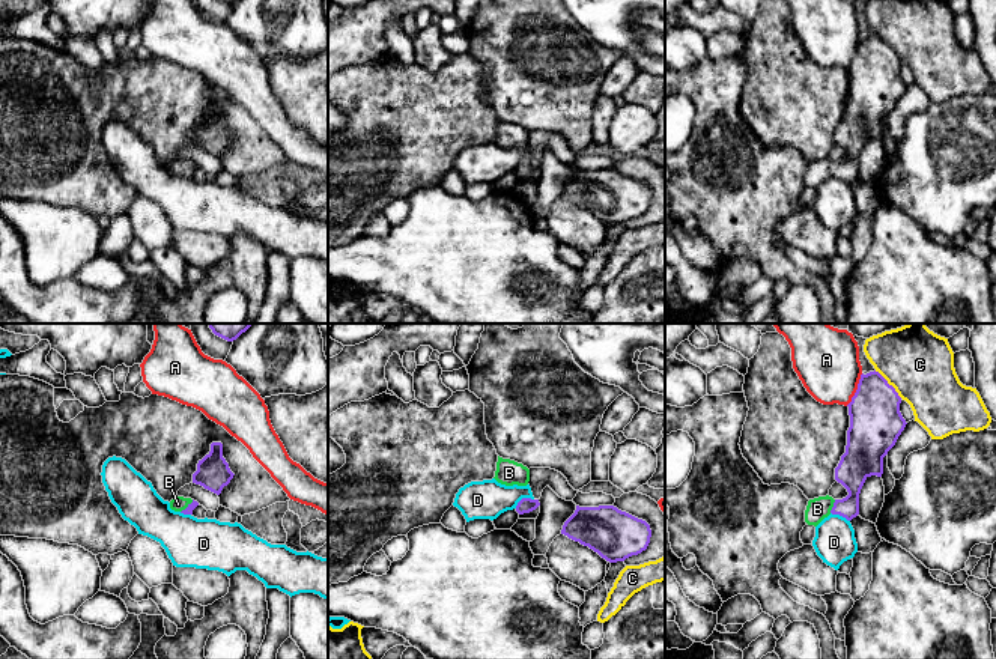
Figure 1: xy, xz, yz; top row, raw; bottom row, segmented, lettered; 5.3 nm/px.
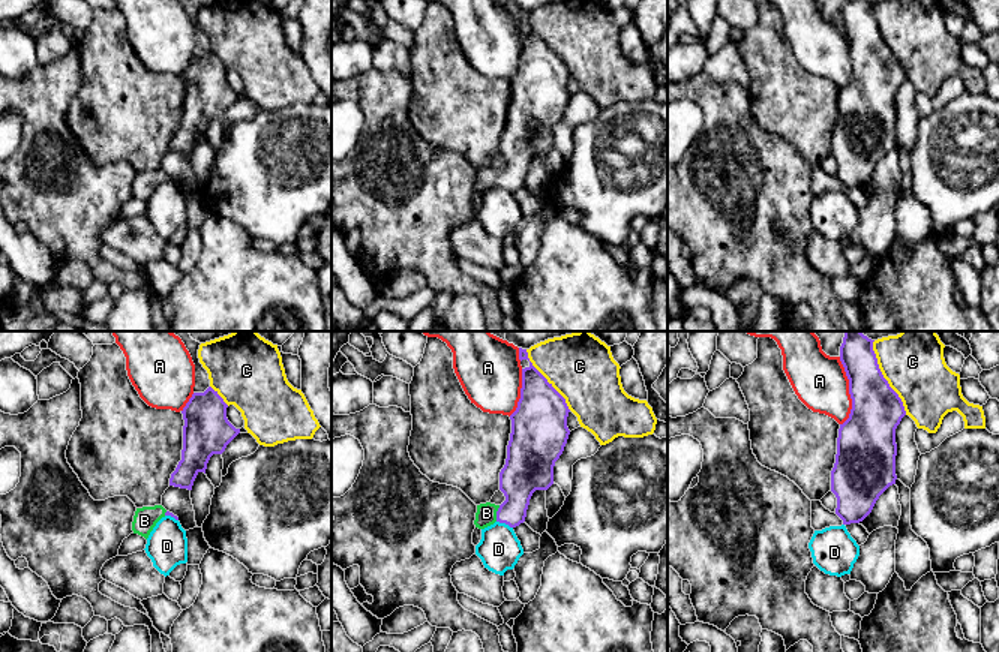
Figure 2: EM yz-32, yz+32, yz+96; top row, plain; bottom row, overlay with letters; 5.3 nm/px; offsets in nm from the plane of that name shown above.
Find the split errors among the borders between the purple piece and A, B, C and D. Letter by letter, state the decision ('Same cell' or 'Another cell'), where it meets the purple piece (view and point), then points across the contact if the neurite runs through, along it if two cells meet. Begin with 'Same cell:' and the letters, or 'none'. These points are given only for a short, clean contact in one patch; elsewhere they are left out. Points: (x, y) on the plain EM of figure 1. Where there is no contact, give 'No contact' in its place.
Same cell: B
A: Another cell. Touches purple at yz (856, 53)
B: Same cell. Touches purple at yz (834, 169). Path across: yz (855, 128), (853, 158), (834, 169), (817, 172)
C: Another cell. Touches purple at yz (888, 47)
D: Another cell. Touches purple at xz (522, 161)

